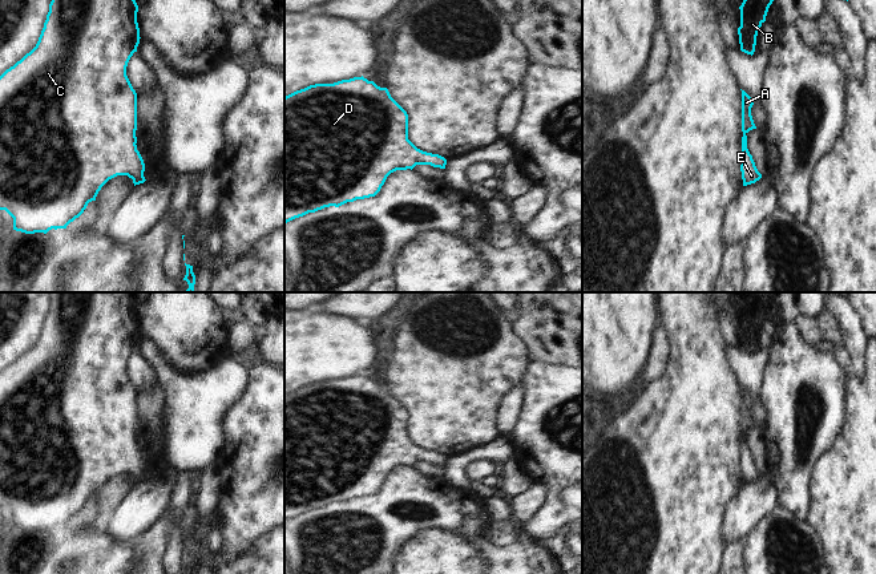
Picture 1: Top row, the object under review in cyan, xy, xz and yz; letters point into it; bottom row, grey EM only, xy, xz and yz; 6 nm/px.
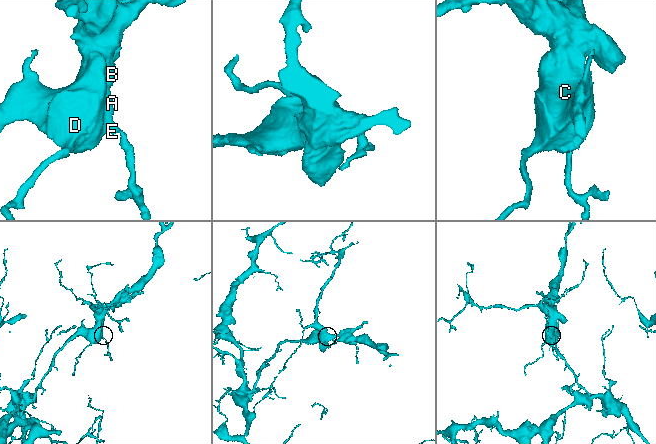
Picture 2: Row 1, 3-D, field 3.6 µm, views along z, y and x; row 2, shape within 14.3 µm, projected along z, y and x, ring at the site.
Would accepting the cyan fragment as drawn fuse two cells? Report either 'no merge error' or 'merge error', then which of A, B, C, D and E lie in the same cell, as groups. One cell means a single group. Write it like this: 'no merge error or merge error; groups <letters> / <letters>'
no merge error; groups A B C D E

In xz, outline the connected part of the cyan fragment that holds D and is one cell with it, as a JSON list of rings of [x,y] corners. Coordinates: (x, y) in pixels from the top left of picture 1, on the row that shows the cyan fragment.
[[[362,76],[310,85],[284,97],[284,223],[324,207],[375,197],[391,173],[416,165],[445,169],[447,159],[417,149],[408,140],[408,114],[387,88]]]

